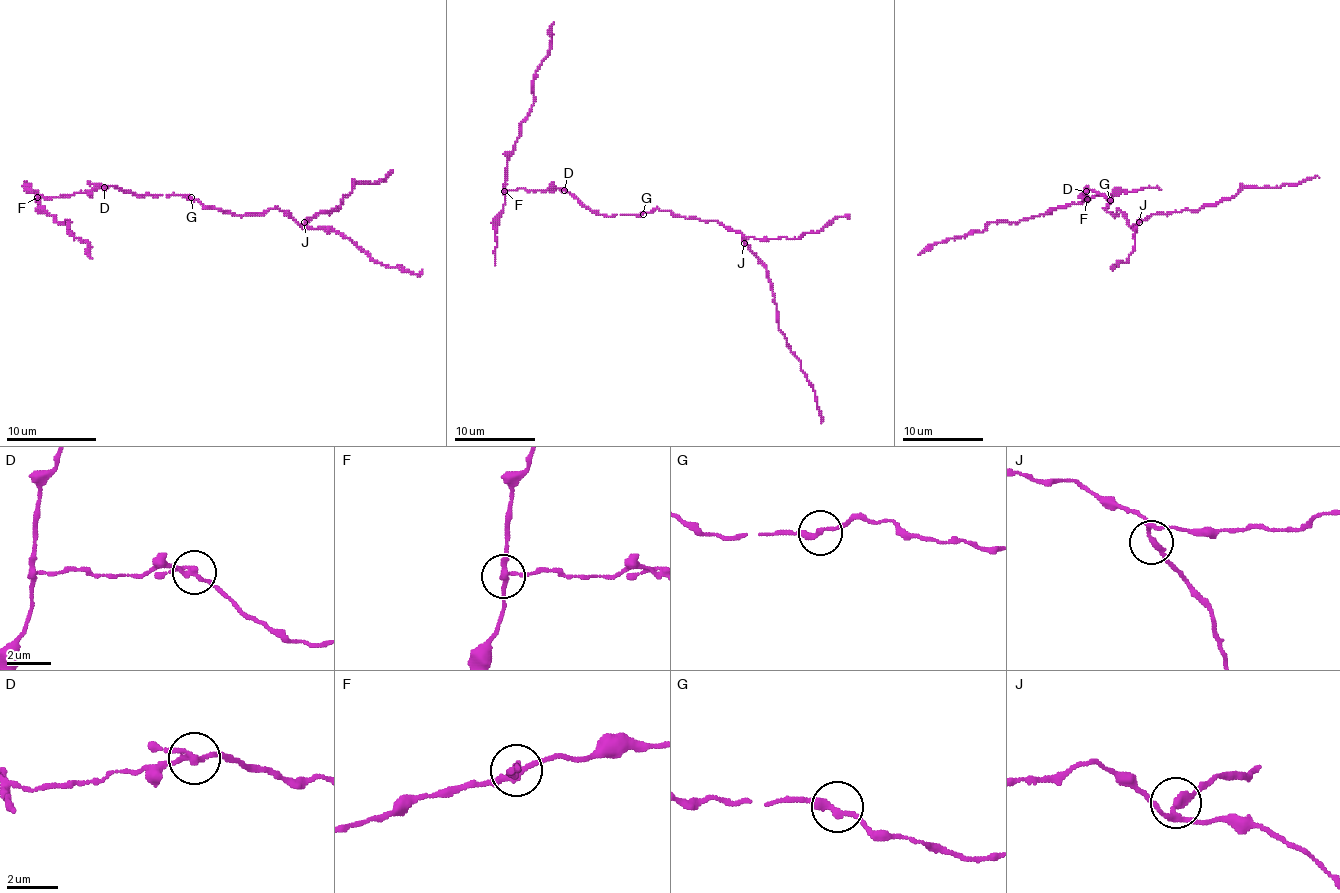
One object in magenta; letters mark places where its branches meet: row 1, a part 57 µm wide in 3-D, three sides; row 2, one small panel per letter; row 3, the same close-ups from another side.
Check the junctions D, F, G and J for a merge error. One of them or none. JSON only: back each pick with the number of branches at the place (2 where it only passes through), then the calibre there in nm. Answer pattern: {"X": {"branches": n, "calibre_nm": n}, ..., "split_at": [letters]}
{"F": {"branches": 3, "calibre_nm": 220}, "split_at": ["F"]}

